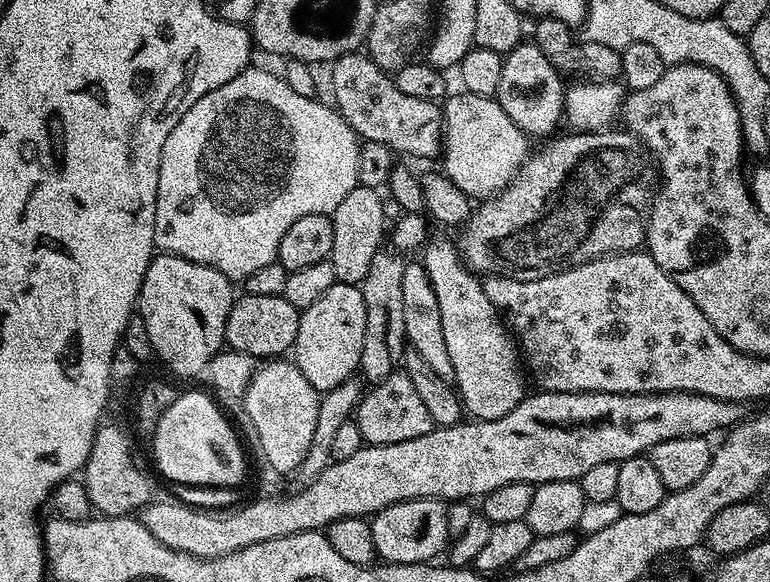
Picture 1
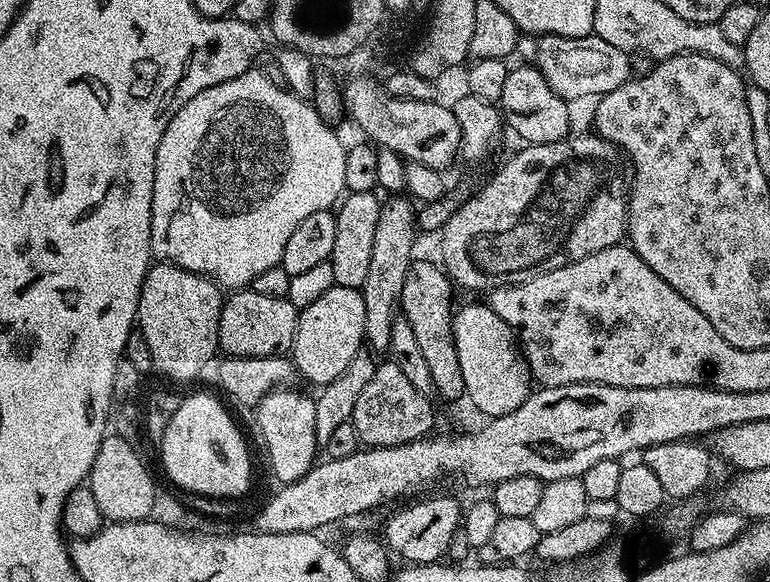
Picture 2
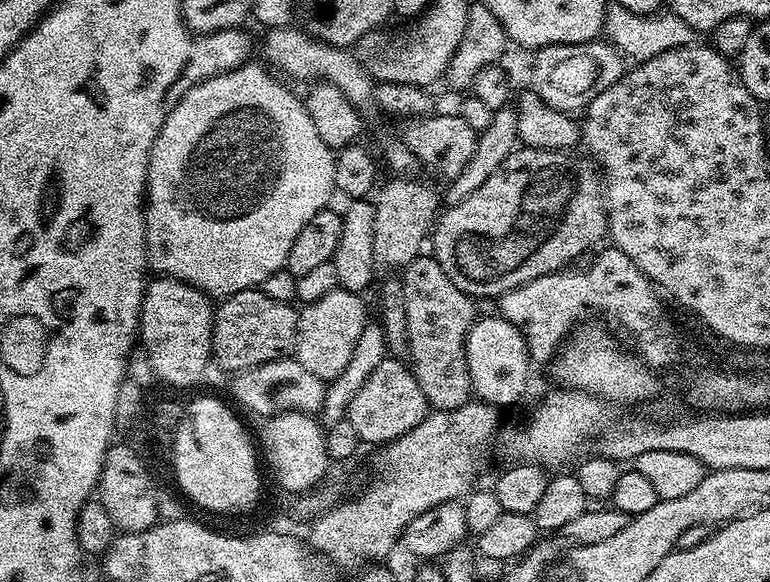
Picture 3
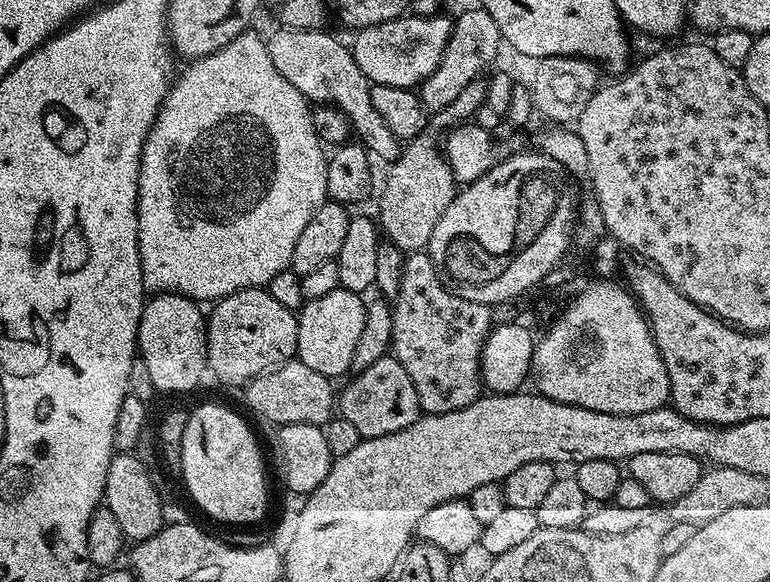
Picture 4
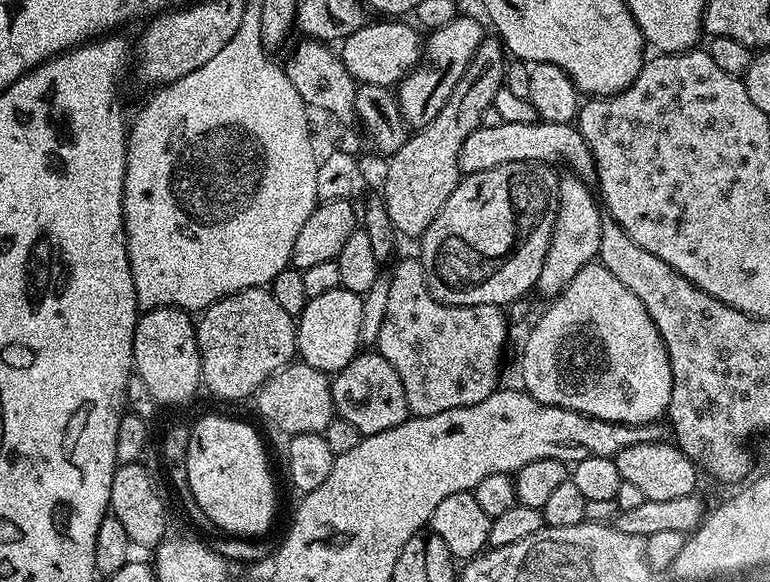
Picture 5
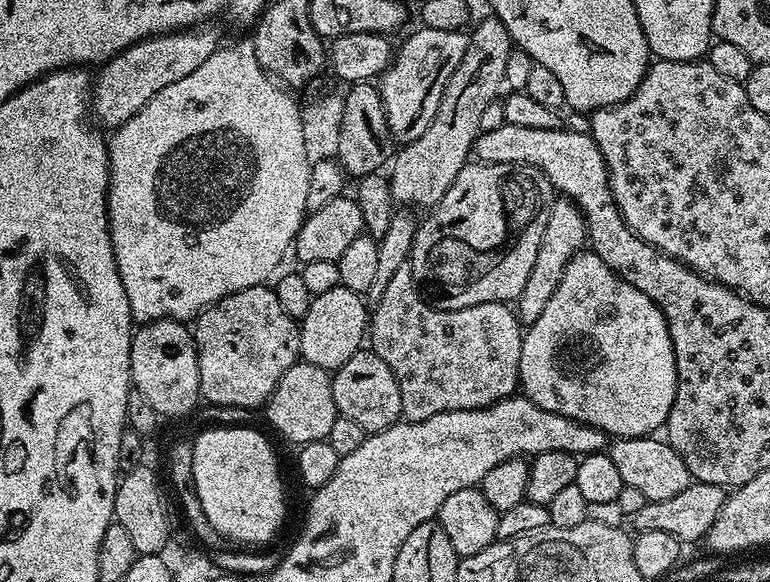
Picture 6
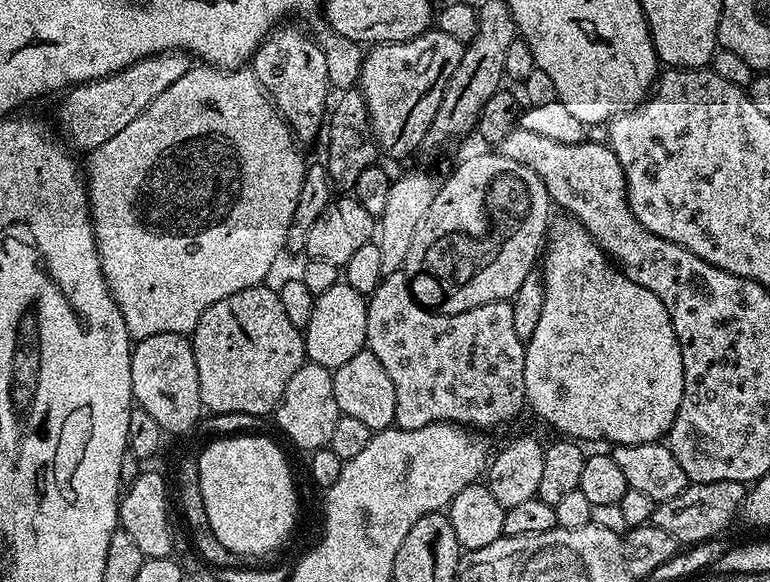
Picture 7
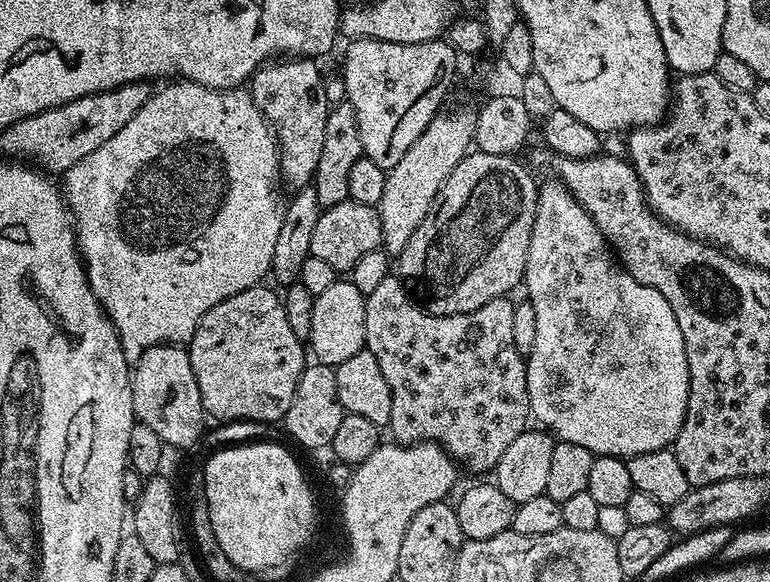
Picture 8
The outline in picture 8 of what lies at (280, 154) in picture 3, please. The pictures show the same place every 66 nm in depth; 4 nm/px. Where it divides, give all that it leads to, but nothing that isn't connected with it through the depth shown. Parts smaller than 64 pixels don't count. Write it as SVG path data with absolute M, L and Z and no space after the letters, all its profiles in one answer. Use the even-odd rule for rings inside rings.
M181 79L165 84L168 85L161 92L153 91L149 95L147 102L142 106L142 110L138 110L138 114L134 114L134 118L130 118L130 122L126 122L126 126L122 126L122 130L118 130L118 134L114 134L114 138L110 138L104 145L98 146L98 150L93 150L91 154L86 154L86 158L82 158L82 162L70 166L70 170L63 173L62 176L62 195L67 203L69 212L72 214L76 229L76 246L81 260L84 261L84 273L88 276L88 285L92 287L94 294L98 298L98 302L104 308L104 313L112 321L113 326L116 327L116 332L120 335L120 341L122 342L124 356L129 362L137 360L144 351L148 348L153 348L155 344L187 345L192 339L198 322L210 309L218 306L218 302L222 302L226 298L230 298L247 288L257 287L263 281L260 279L264 275L267 277L272 271L274 245L278 243L278 230L282 230L282 218L284 217L284 209L286 207L285 201L283 199L280 201L282 181L280 179L280 149L276 147L276 134L272 131L272 126L269 124L267 118L260 113L258 106L253 102L251 91L245 90L243 87L207 88L201 84L196 84L192 80Z

